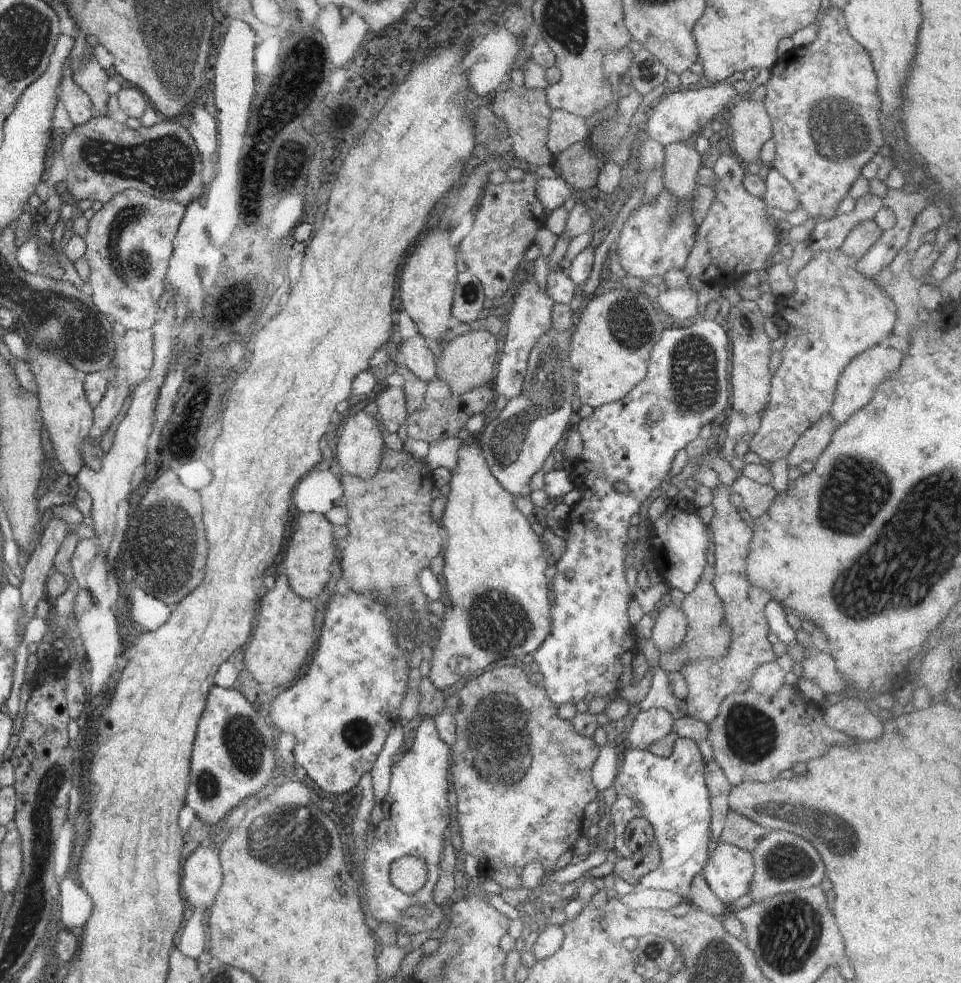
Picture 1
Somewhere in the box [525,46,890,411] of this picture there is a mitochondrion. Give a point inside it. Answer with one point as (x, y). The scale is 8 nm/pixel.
(836, 129)

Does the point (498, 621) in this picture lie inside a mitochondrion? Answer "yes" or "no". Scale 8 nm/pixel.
yes

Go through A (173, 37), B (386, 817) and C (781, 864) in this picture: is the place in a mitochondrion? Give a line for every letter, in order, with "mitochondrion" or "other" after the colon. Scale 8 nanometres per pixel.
A: mitochondrion
B: other
C: mitochondrion

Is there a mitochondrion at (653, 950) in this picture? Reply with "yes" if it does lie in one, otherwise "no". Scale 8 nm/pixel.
yes

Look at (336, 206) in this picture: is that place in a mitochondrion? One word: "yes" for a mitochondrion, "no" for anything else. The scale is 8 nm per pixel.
no

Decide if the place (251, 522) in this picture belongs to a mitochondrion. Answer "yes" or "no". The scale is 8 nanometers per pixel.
no

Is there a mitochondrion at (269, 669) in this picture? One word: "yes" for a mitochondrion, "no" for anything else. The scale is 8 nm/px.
no

